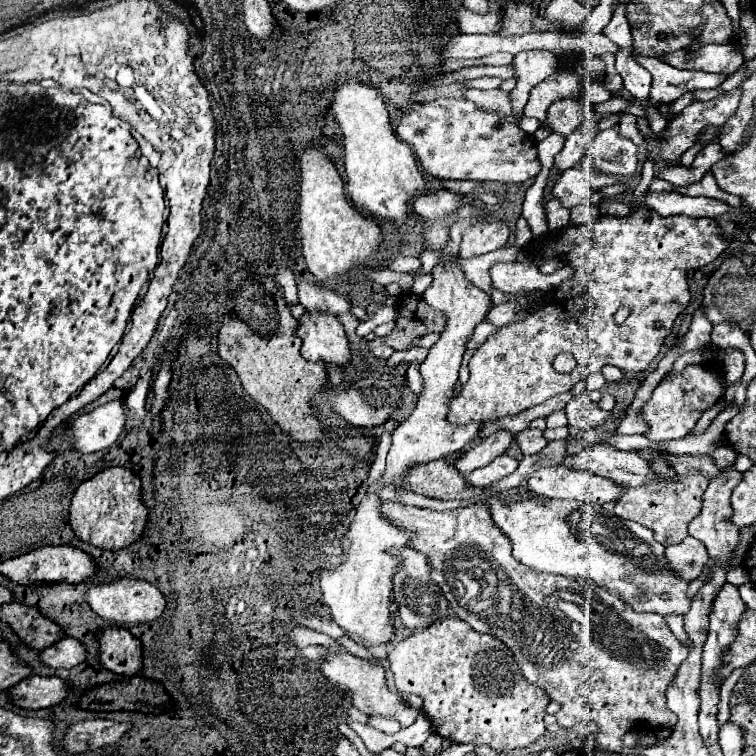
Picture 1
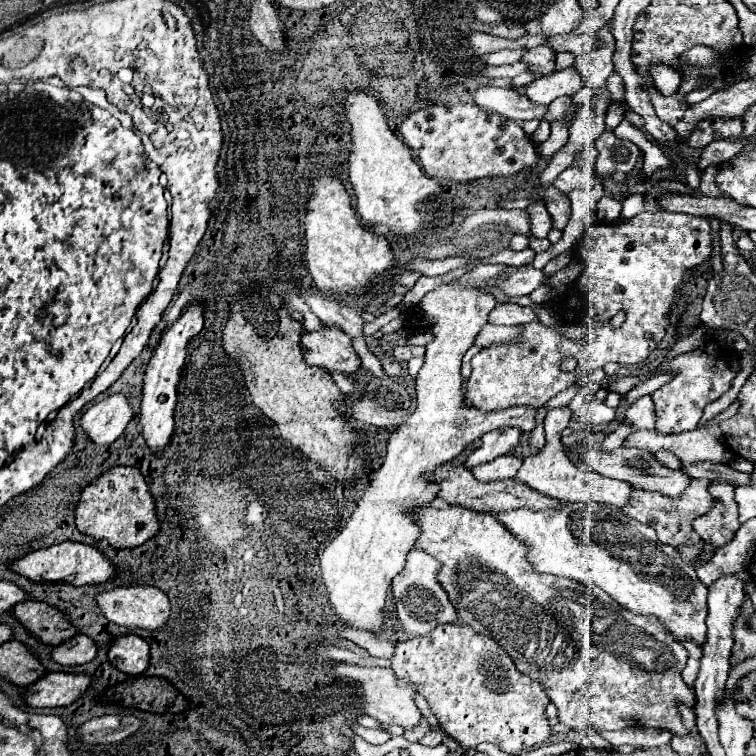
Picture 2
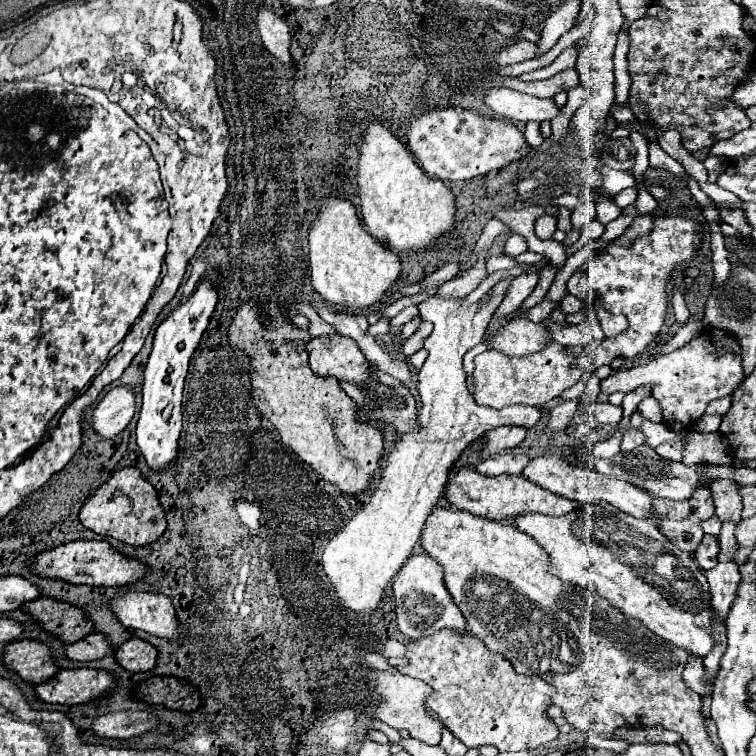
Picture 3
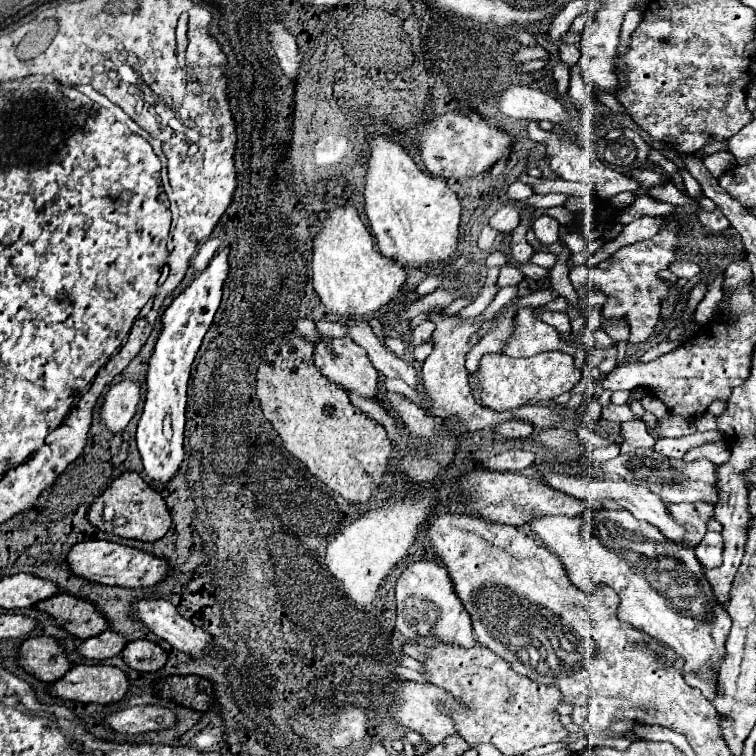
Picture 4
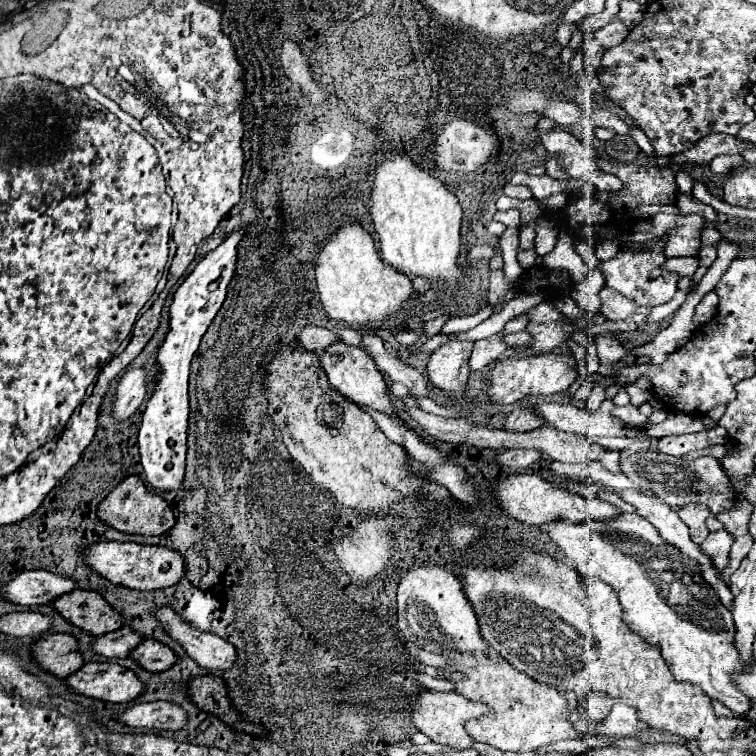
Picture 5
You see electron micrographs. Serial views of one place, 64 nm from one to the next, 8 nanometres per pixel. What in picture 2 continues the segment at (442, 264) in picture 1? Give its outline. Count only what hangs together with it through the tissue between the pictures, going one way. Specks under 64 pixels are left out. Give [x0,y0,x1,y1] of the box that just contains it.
[320,282,536,634]

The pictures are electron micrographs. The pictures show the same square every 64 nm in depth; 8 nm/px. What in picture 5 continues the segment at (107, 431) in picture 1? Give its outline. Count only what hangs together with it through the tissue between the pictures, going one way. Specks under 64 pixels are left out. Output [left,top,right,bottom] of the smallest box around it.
[112,368,146,422]

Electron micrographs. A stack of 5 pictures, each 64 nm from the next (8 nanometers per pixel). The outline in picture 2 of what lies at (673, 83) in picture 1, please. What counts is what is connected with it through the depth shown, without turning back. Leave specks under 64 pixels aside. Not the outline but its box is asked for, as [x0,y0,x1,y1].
[650,62,682,96]

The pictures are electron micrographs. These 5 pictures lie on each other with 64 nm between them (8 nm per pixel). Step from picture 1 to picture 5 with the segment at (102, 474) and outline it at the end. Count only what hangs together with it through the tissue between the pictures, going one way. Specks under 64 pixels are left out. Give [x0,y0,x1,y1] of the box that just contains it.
[96,476,176,536]

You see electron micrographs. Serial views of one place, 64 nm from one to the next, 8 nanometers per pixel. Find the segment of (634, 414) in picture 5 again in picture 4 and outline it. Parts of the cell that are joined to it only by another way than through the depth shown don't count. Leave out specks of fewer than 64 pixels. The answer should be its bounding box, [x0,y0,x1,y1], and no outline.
[602,404,634,422]

